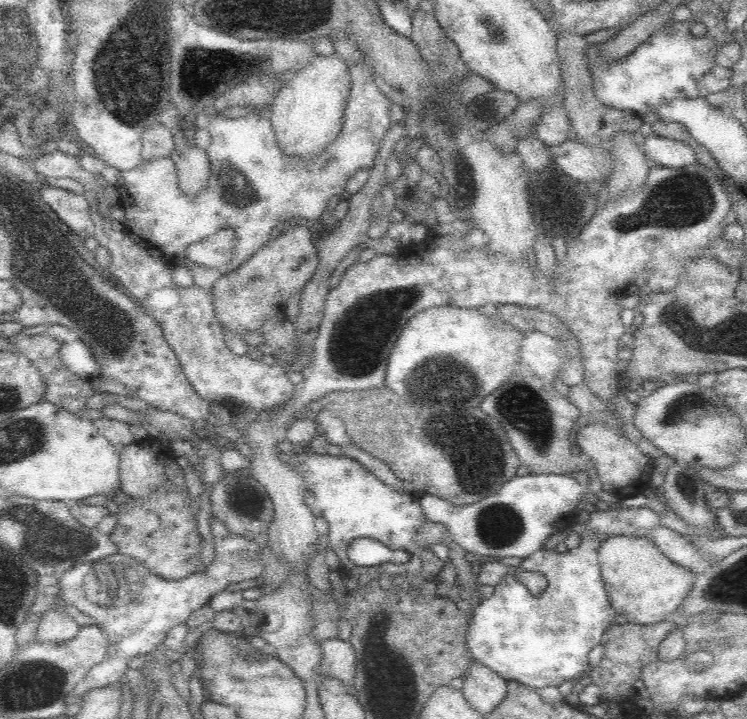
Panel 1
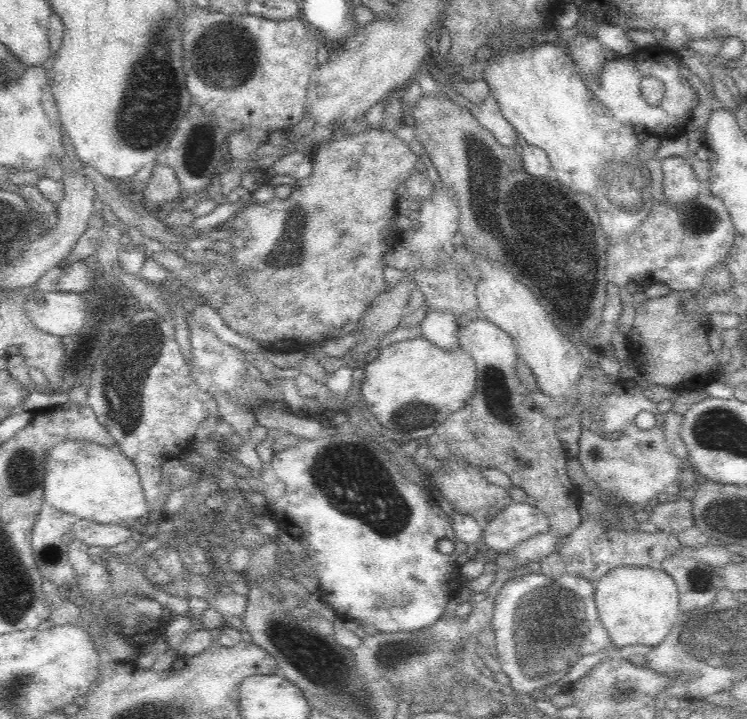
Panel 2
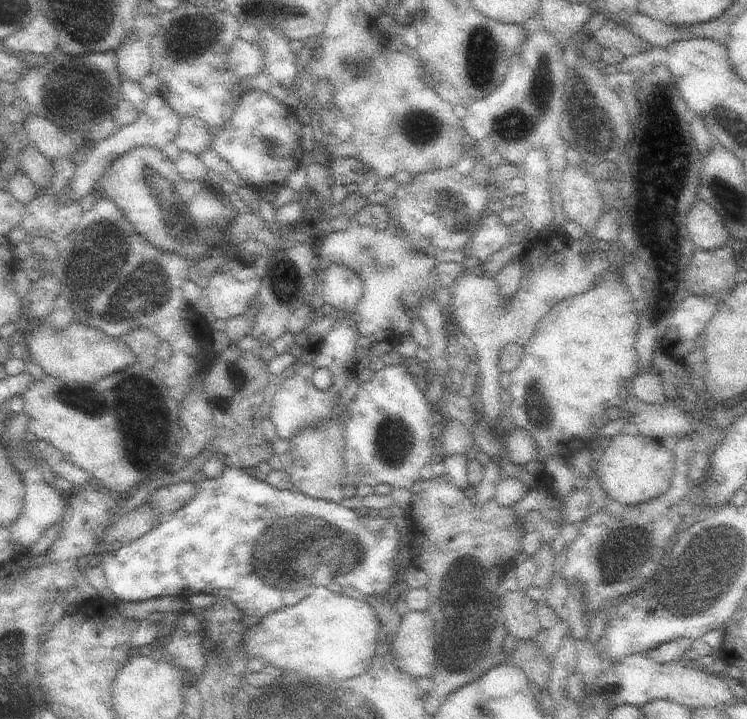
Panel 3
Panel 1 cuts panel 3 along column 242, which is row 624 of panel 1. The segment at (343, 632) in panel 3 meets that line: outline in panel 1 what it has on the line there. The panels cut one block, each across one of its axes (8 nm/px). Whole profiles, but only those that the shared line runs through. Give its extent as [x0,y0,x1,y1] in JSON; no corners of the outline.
[598,536,694,626]

